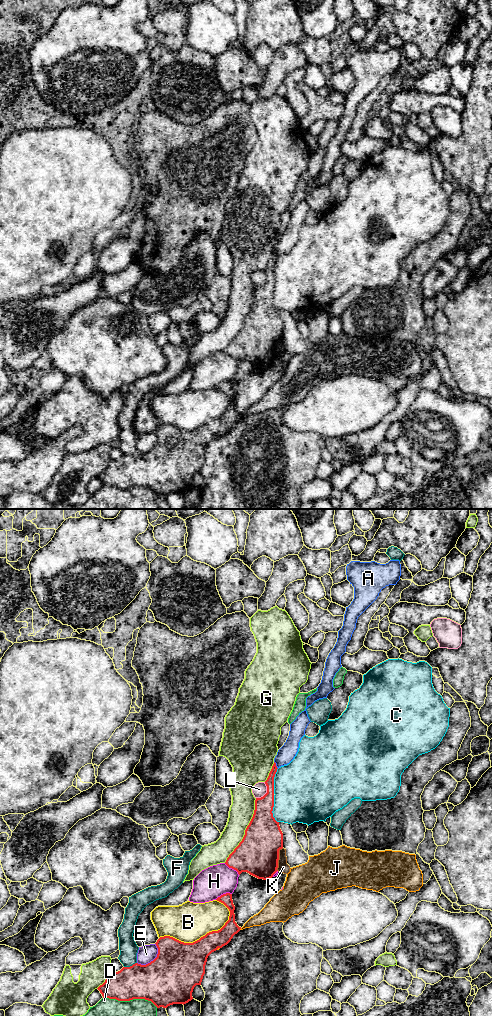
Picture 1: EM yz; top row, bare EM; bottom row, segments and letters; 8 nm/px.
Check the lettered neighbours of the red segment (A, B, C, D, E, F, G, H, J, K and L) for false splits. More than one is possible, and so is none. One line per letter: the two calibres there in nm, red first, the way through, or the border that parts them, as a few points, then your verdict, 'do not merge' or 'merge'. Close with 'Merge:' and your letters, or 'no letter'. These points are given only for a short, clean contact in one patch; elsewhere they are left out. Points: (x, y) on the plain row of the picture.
A: 70 nm thick on the red side, 140 nm on the other; border along yz (274, 249), (277, 256); do not merge
B: 360 nm thick on the red side, 300 nm on the other; do not merge
C: 320 nm thick on the red side, 420 nm on the other; do not merge
D: 320 nm thick on the red side, 340 nm on the other; do not merge
E: 400 nm thick on the red side, 140 nm on the other; do not merge
F: 320 nm thick on the red side, 150 nm on the other; do not merge
G: 340 nm thick on the red side, 190 nm on the other; do not merge
H: 90 nm thick on the red side, 260 nm on the other; do not merge
J: 280 nm thick on the red side, 20 nm on the other; do not merge
K: 340 nm thick on the red side, 90 nm on the other; do not merge
L: 190 nm thick on the red side, 110 nm on the other; border along yz (265, 270), (266, 280), (256, 286); do not merge
Merge: no letter

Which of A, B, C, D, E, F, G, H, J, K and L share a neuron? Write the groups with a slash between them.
A K / B / C / D / E / F / G / H / J / L

